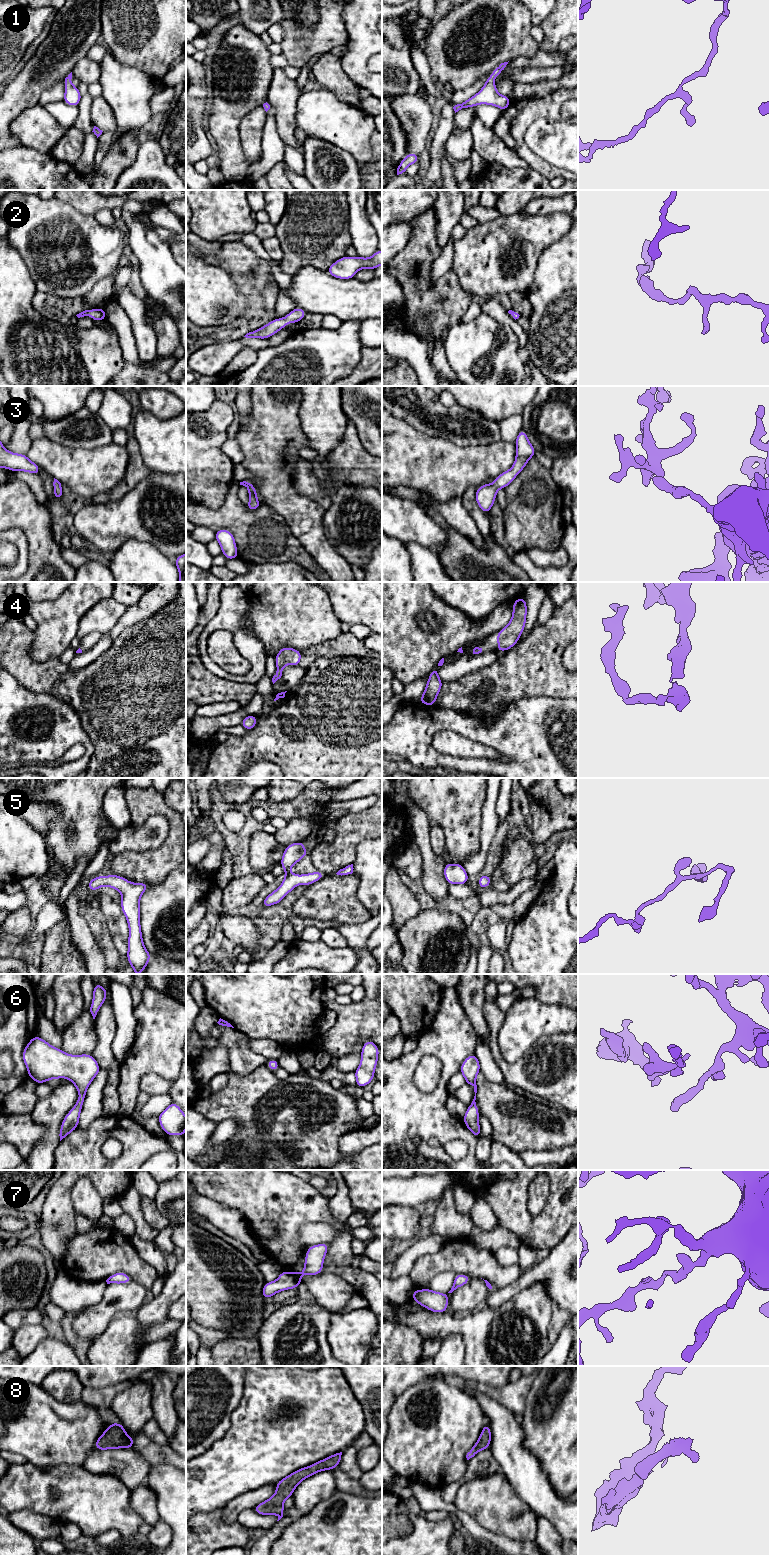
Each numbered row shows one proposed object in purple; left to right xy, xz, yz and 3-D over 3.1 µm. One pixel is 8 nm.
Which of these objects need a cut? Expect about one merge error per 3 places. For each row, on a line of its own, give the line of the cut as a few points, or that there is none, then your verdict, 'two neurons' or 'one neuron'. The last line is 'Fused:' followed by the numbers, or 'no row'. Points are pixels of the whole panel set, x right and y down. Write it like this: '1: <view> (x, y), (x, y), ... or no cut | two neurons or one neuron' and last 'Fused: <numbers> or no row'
1: no cut | one neuron
2: no cut | one neuron
3: no cut | one neuron
4: no cut | one neuron
5: no cut | one neuron
6: no cut | one neuron
7: no cut | one neuron
8: no cut | one neuron
Fused: no row

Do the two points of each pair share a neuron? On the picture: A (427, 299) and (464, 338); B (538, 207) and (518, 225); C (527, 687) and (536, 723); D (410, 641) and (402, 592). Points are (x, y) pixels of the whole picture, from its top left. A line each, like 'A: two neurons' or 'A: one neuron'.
A: two neurons
B: two neurons
C: two neurons
D: one neuron

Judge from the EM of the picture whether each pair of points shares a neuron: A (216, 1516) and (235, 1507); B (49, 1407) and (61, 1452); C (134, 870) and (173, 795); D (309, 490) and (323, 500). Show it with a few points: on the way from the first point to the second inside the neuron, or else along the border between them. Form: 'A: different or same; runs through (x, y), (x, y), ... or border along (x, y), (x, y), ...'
A: different; border along (221, 1509), (221, 1517), (225, 1521), (236, 1521)
B: same; runs through (49, 1418), (49, 1429), (61, 1441)
C: different; border along (163, 792), (165, 802), (175, 811)
D: same; runs through (312, 490), (320, 497)

